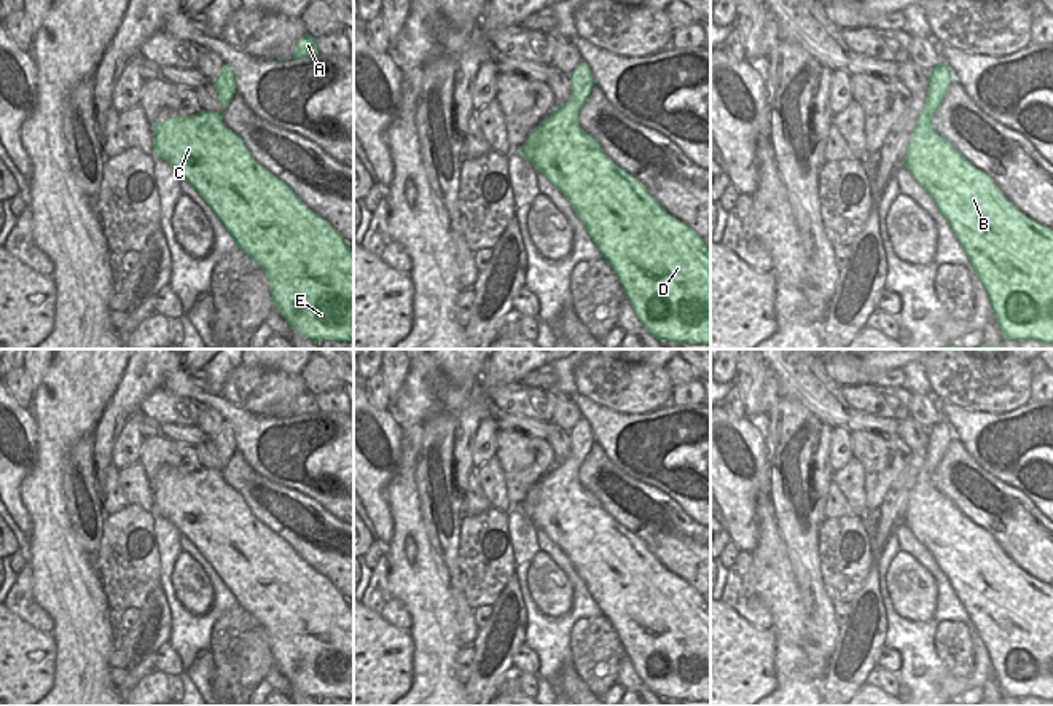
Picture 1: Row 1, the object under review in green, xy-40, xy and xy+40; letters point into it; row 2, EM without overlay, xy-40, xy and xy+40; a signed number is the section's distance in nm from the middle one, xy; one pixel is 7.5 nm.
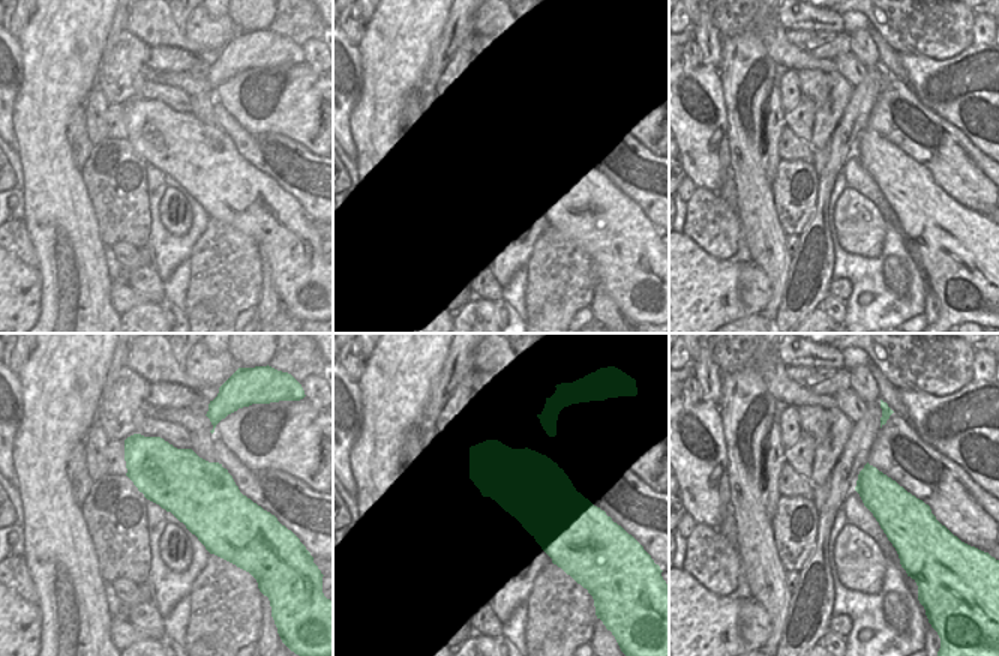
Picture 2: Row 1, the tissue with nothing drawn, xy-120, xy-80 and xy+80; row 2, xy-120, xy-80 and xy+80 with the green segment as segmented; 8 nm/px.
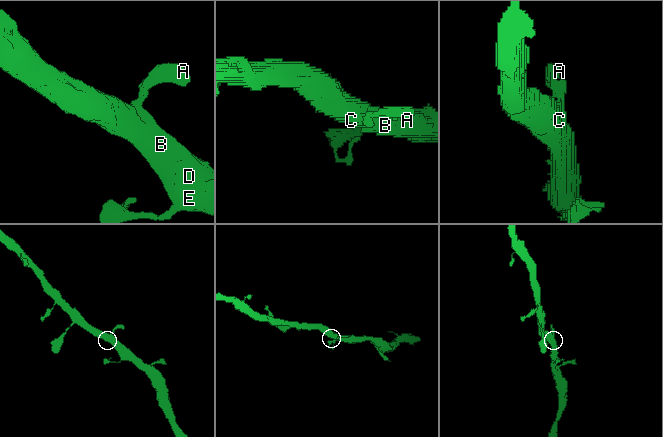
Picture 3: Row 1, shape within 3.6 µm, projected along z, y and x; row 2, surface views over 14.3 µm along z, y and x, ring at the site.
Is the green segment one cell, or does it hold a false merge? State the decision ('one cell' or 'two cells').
one cell

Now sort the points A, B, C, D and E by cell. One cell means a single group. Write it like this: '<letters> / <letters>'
A B C D E

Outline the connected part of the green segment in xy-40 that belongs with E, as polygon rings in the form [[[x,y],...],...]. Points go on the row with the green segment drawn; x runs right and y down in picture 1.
[[[202,110],[156,121],[153,155],[166,159],[199,193],[237,249],[266,273],[274,308],[292,330],[315,343],[354,341],[354,253],[349,242],[287,183],[258,164],[221,116]]]

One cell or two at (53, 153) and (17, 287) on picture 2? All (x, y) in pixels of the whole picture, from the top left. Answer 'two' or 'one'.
two

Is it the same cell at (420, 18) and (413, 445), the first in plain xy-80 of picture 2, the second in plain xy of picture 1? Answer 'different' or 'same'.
same

